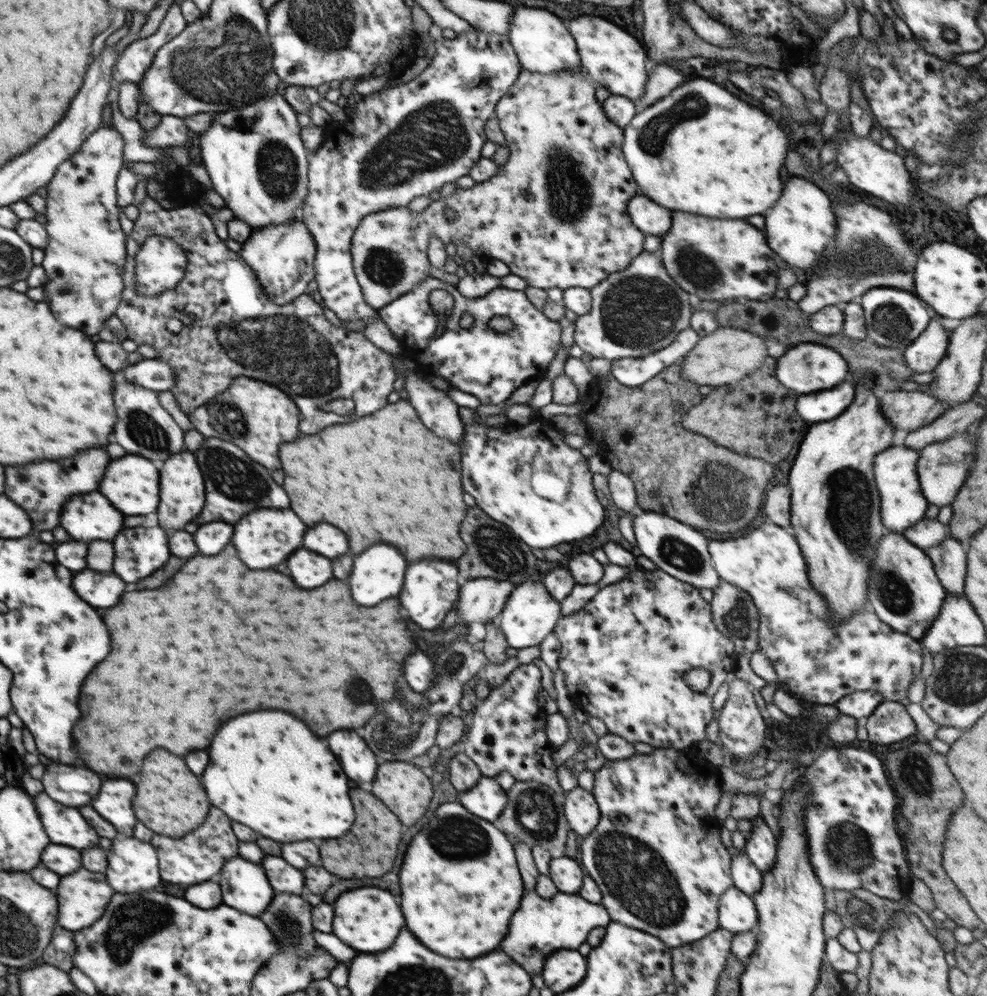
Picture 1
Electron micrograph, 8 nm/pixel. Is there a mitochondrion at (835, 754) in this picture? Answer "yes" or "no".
no

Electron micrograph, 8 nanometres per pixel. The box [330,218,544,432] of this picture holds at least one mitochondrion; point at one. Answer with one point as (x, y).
(384, 266)

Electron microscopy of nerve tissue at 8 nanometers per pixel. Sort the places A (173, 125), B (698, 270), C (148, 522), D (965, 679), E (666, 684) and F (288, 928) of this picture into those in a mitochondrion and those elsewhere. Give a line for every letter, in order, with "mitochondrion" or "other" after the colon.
A: other
B: mitochondrion
C: other
D: mitochondrion
E: other
F: mitochondrion

